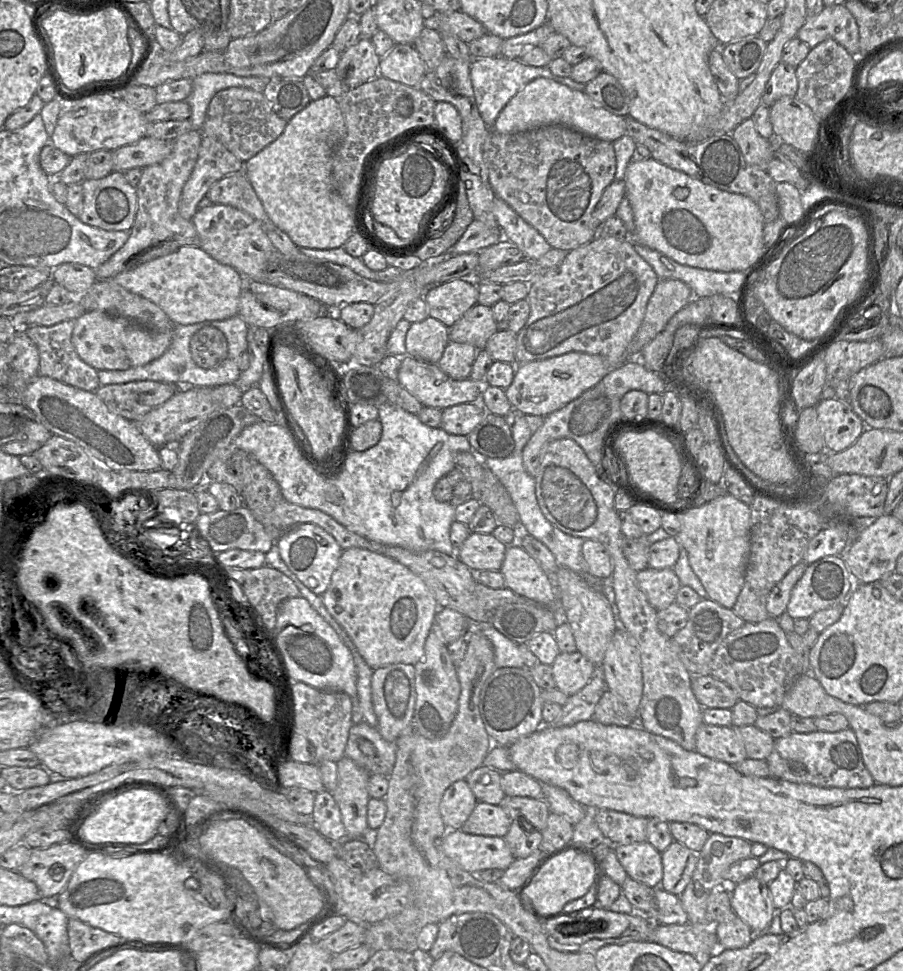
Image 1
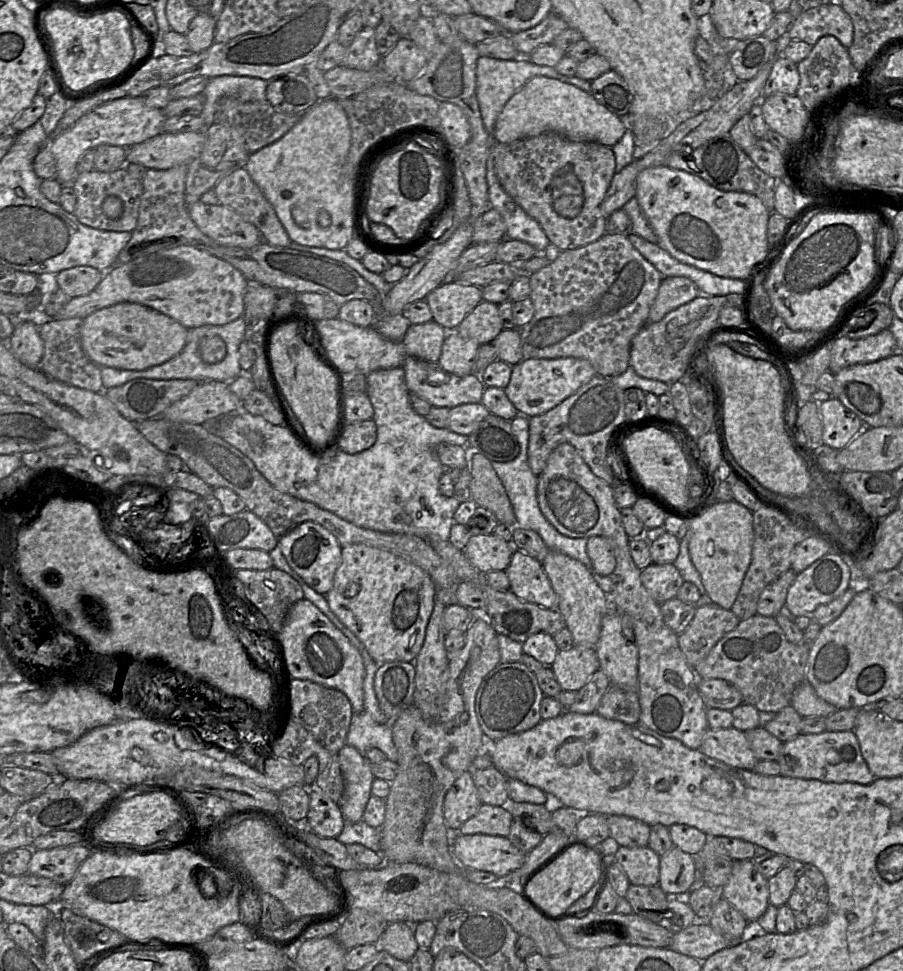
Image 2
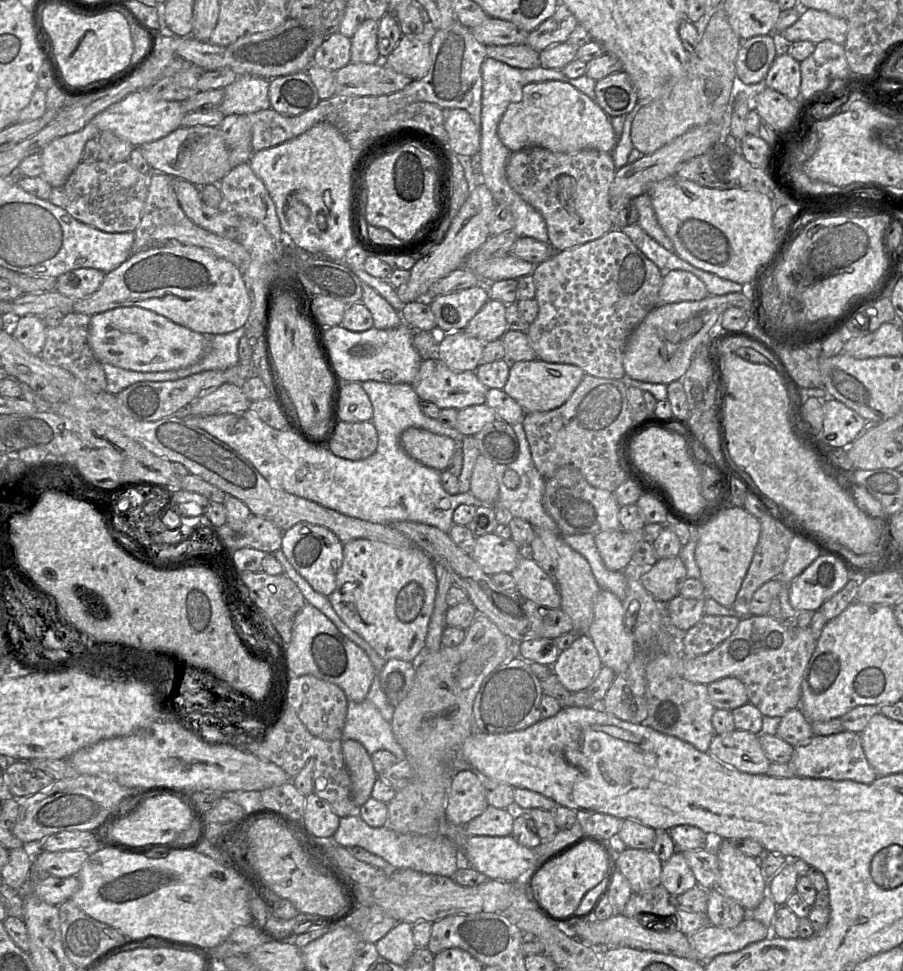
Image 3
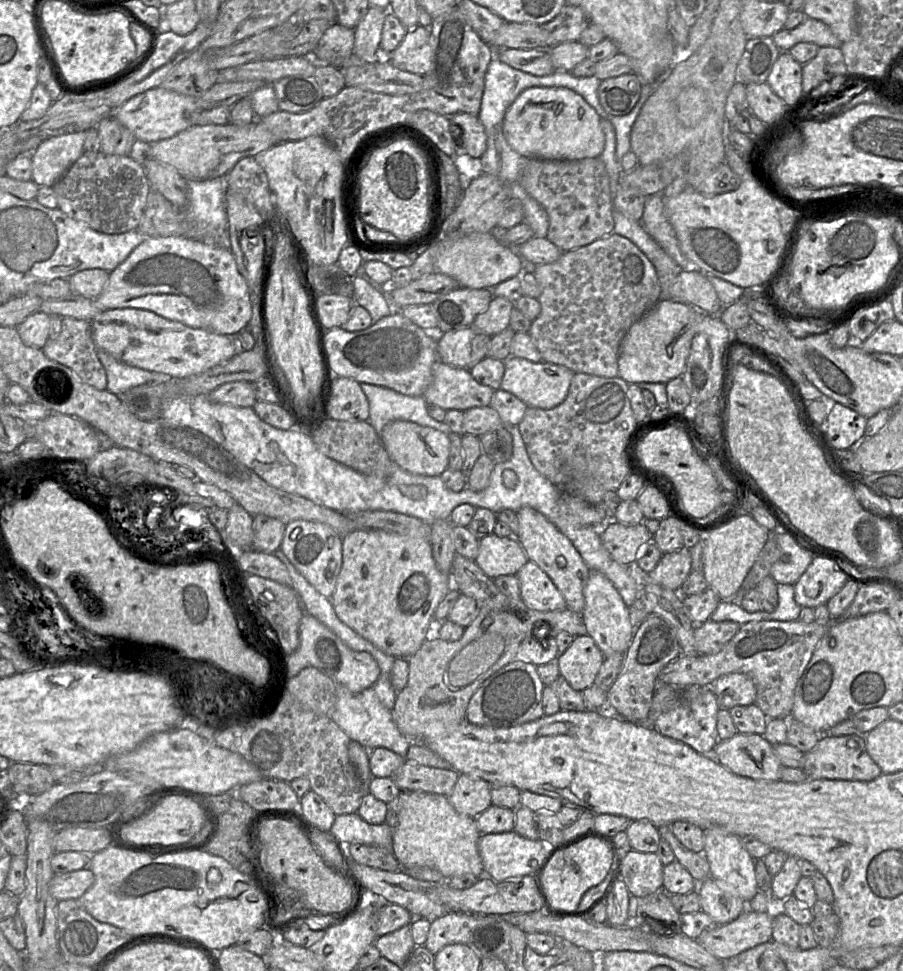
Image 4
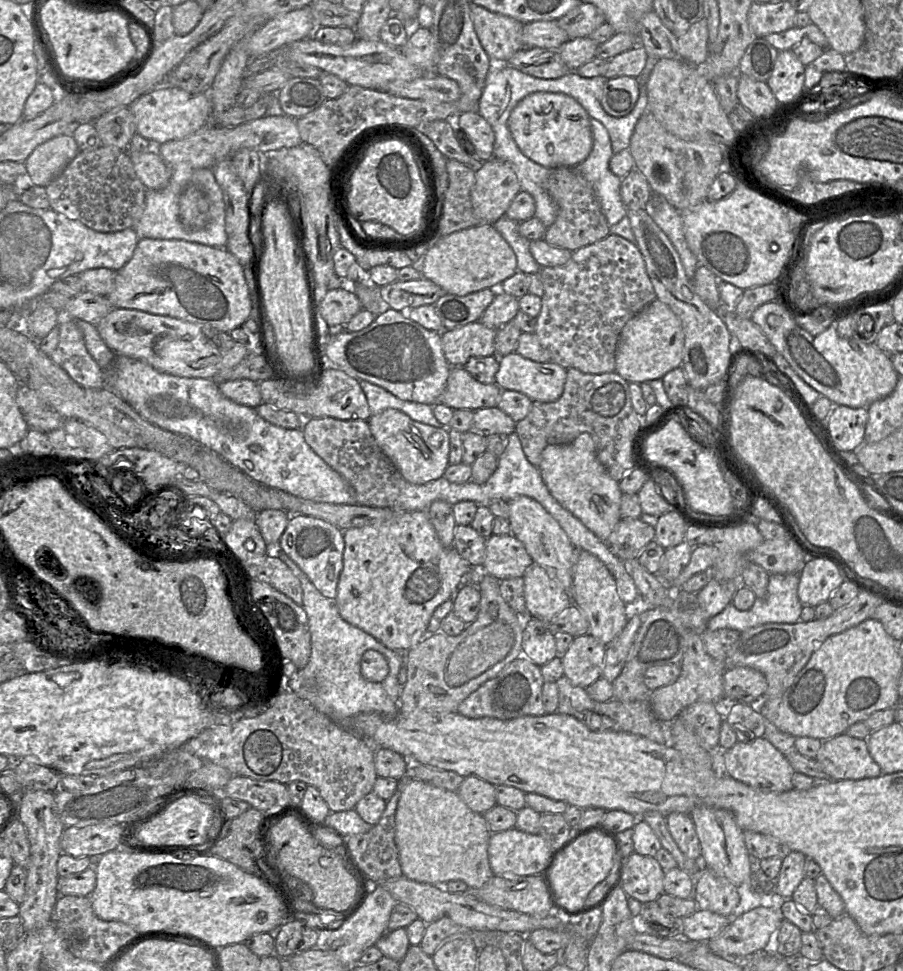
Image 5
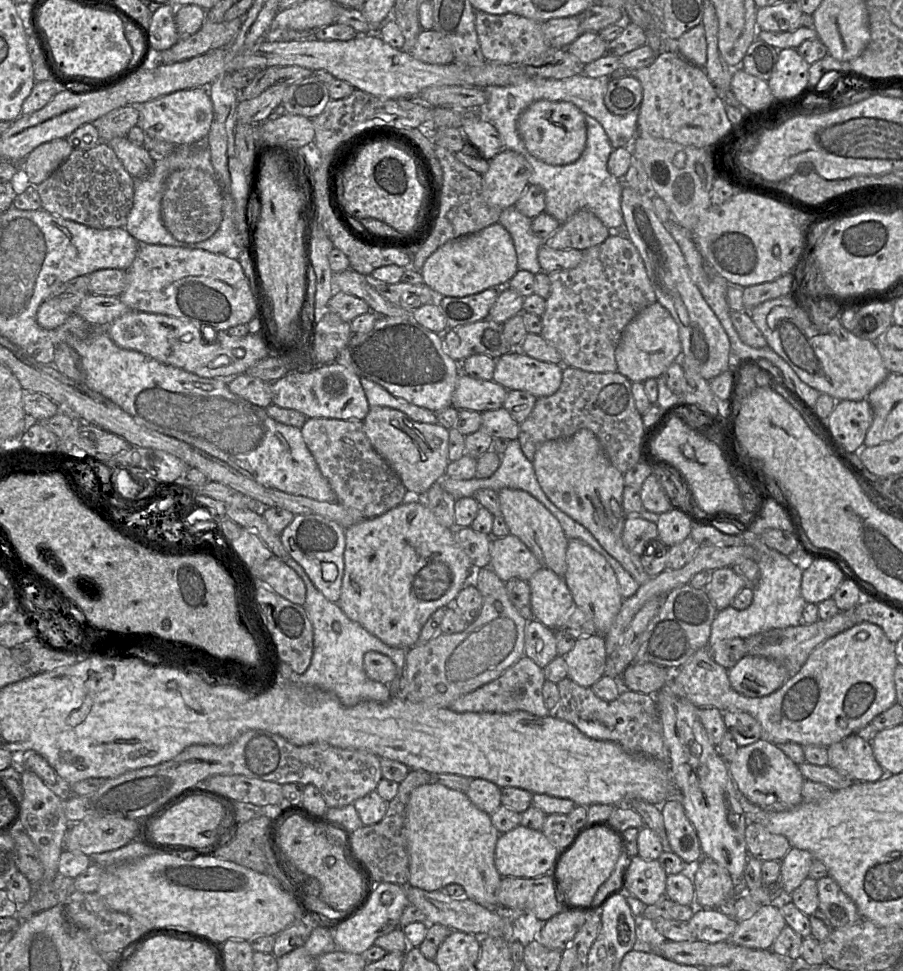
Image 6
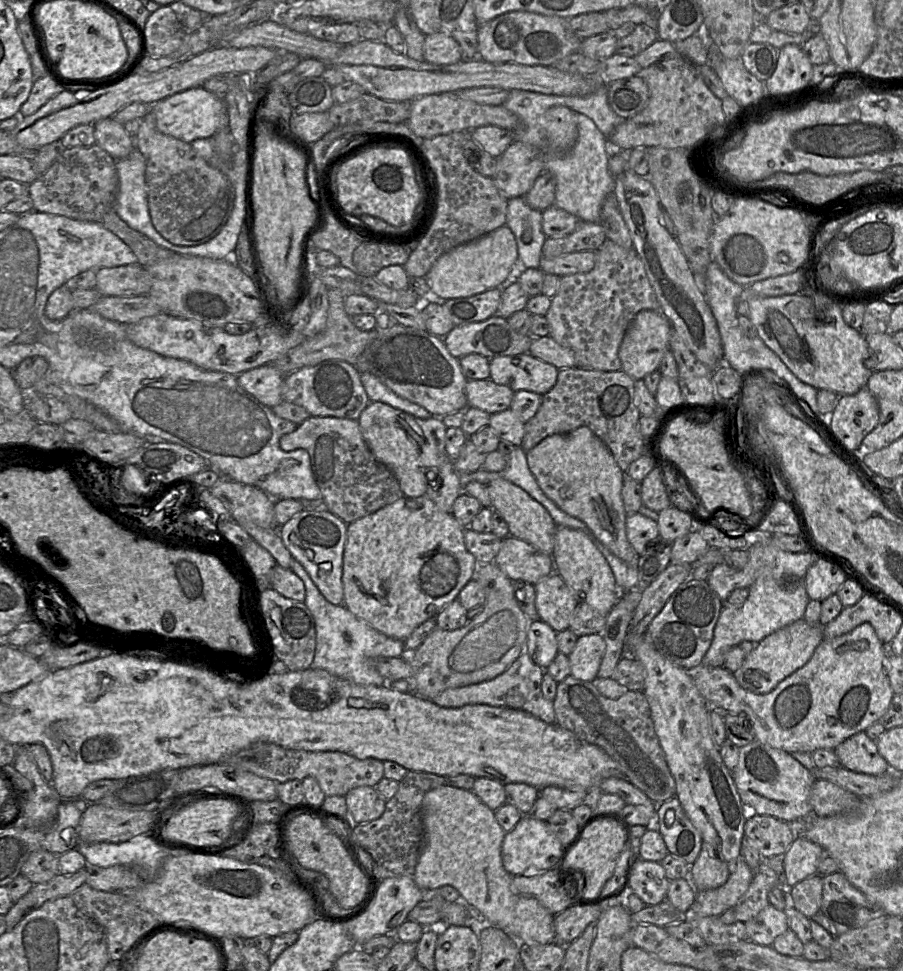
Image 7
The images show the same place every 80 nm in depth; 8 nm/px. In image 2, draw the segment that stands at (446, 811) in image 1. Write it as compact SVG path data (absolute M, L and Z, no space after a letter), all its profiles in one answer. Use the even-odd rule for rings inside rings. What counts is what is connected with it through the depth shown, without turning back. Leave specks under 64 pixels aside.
M472 770L465 771L444 798L443 813L448 829L458 832L463 823L477 813L481 804Z

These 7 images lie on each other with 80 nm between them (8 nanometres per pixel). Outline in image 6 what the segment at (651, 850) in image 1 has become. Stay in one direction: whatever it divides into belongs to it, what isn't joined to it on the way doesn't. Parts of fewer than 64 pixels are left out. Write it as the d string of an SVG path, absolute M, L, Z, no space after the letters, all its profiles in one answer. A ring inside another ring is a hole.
M639 855L626 861L624 891L645 905L653 905L666 896L667 874L658 860L645 860Z

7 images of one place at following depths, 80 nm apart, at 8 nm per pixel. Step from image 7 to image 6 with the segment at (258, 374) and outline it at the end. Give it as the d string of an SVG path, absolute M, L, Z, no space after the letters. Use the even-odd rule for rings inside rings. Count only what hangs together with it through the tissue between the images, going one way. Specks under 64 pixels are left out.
M243 373L228 379L227 385L232 393L259 407L272 404L270 383L262 379Z

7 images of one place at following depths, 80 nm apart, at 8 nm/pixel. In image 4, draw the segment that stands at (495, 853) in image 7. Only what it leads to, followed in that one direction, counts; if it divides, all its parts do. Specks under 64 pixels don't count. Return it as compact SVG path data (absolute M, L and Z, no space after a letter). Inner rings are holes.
M400 791L393 854L402 868L429 867L440 872L445 879L463 874L480 878L484 876L478 850L480 836L476 818L457 812L447 796L424 791Z

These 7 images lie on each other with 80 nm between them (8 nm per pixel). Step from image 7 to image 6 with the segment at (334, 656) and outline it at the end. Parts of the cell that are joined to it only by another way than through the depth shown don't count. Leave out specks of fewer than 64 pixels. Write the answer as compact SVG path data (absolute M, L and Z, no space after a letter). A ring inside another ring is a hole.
M288 554L282 559L303 580L306 588L306 598L303 607L313 627L313 653L307 670L297 676L297 682L315 686L328 691L347 706L352 707L362 701L387 702L392 696L400 697L399 684L405 664L408 648L392 647L385 644L360 624L349 619L337 603L331 602L313 585L304 569ZM376 651L384 654L394 662L397 674L389 684L370 679L363 666L364 654Z

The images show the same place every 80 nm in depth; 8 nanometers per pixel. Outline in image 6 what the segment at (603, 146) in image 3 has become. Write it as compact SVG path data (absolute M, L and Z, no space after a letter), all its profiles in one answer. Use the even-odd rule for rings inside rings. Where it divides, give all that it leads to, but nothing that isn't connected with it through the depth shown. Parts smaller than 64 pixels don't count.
M538 100L519 115L516 127L527 151L549 165L575 162L583 153L587 142L584 113L570 102Z

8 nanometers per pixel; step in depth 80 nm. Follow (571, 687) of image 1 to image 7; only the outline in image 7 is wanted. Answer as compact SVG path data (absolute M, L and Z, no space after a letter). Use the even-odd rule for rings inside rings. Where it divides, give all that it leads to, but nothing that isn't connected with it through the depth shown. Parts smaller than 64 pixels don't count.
M602 633L578 637L575 647L568 655L571 676L583 681L594 681L606 650Z

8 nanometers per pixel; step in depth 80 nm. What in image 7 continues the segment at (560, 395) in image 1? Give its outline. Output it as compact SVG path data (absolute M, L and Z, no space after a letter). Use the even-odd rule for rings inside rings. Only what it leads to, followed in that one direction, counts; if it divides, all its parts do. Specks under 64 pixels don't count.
M529 352L489 360L490 379L514 392L531 391L544 395L555 385L559 369Z

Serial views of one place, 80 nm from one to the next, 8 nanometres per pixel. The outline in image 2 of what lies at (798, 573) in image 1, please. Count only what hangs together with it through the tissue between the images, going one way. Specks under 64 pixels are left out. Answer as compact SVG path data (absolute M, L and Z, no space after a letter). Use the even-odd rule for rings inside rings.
M791 568L769 583L761 592L757 603L757 614L775 617L785 605L788 589L797 573Z

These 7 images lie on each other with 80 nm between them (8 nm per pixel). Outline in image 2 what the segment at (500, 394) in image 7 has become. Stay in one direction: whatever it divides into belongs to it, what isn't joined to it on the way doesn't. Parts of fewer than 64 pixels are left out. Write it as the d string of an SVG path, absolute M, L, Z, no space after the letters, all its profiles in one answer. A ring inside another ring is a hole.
M407 356L402 367L409 392L415 393L432 407L453 408L461 404L480 403L482 400L485 386L477 374L456 376L445 371L437 362L429 362L413 356Z

